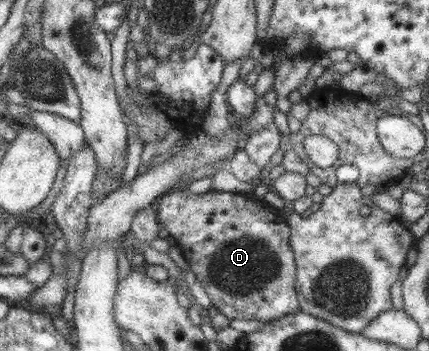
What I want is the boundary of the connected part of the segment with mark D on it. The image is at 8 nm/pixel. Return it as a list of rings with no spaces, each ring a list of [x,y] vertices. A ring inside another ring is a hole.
[[[185,187],[168,190],[160,196],[157,208],[157,220],[168,231],[190,270],[200,281],[212,306],[227,319],[256,319],[274,322],[276,318],[298,312],[299,304],[294,289],[295,262],[290,249],[289,226],[283,214],[263,200],[247,196],[246,193],[206,191],[193,194]]]

